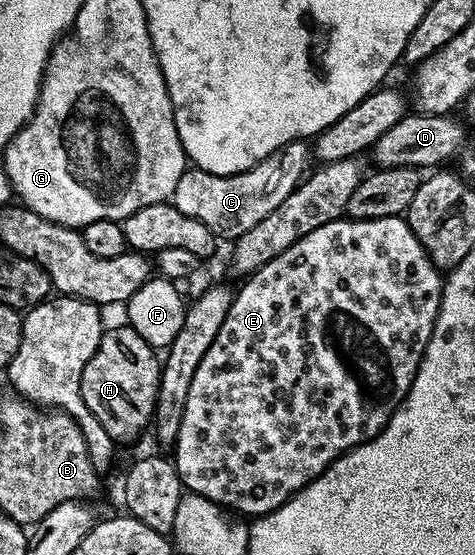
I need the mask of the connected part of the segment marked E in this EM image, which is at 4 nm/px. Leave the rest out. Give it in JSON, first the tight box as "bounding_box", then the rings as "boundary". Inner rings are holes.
{"bounding_box":[174,216,442,515],"boundary":[[[403,216],[383,217],[354,221],[331,221],[318,231],[310,231],[298,243],[294,243],[282,255],[270,259],[259,271],[251,274],[239,290],[235,290],[232,306],[222,323],[210,351],[202,355],[198,371],[190,382],[190,395],[186,395],[186,411],[182,411],[182,427],[174,446],[174,464],[185,490],[210,499],[215,505],[223,505],[240,515],[263,515],[282,507],[298,491],[305,489],[326,467],[333,465],[340,456],[354,446],[376,437],[387,427],[402,399],[414,383],[420,361],[430,343],[436,316],[440,310],[442,273],[428,257],[428,252],[414,235]]]}

